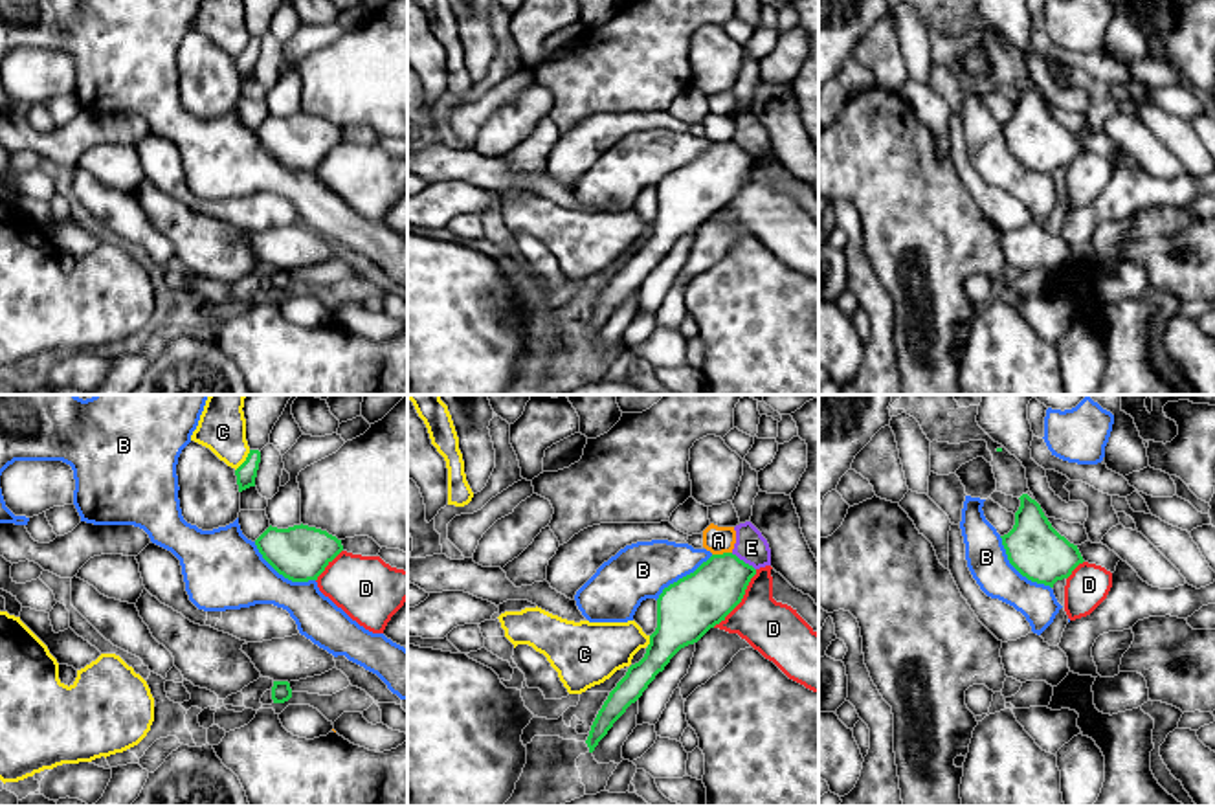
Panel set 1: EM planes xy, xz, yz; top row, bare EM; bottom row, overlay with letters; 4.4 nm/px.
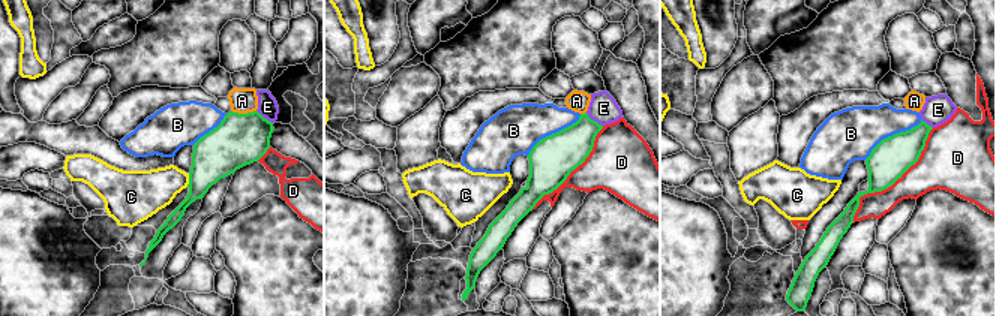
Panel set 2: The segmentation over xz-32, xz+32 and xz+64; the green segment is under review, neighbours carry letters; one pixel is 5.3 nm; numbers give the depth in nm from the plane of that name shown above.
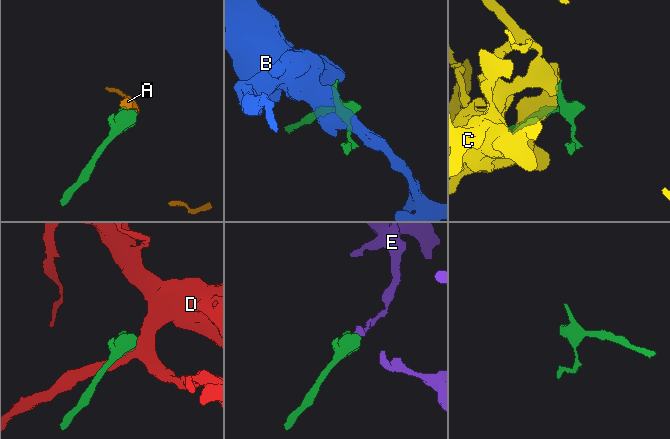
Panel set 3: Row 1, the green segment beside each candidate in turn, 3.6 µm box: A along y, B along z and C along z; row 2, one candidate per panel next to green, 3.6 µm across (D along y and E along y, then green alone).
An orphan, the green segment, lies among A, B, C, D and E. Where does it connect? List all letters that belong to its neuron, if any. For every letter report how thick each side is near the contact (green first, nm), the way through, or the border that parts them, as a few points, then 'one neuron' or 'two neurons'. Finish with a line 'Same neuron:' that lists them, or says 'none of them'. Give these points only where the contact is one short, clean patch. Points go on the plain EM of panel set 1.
A: 260 nm thick on the green side, 120 nm on the other; two neurons
B: 240 nm thick on the green side, 340 nm on the other; two neurons
C: 90 nm thick on the green side, 190 nm on the other; one neuron
D: 260 nm thick on the green side, 240 nm on the other; two neurons
E: 260 nm thick on the green side, 140 nm on the other; border along xz (731, 142), (755, 158); two neurons
Same neuron: C

